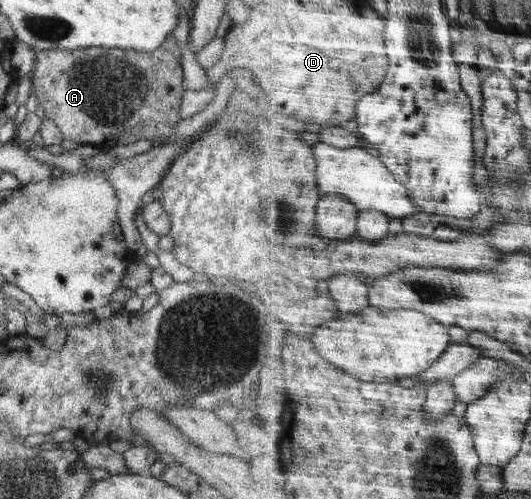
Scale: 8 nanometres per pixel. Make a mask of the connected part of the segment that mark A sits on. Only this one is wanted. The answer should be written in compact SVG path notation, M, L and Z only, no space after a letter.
M173 33L157 51L133 52L131 58L119 60L115 48L80 48L75 50L39 50L35 52L31 72L33 94L45 110L46 118L59 128L63 138L75 144L90 144L107 149L124 149L127 144L141 139L174 138L173 132L182 121L179 106L185 92L183 86L182 53Z

